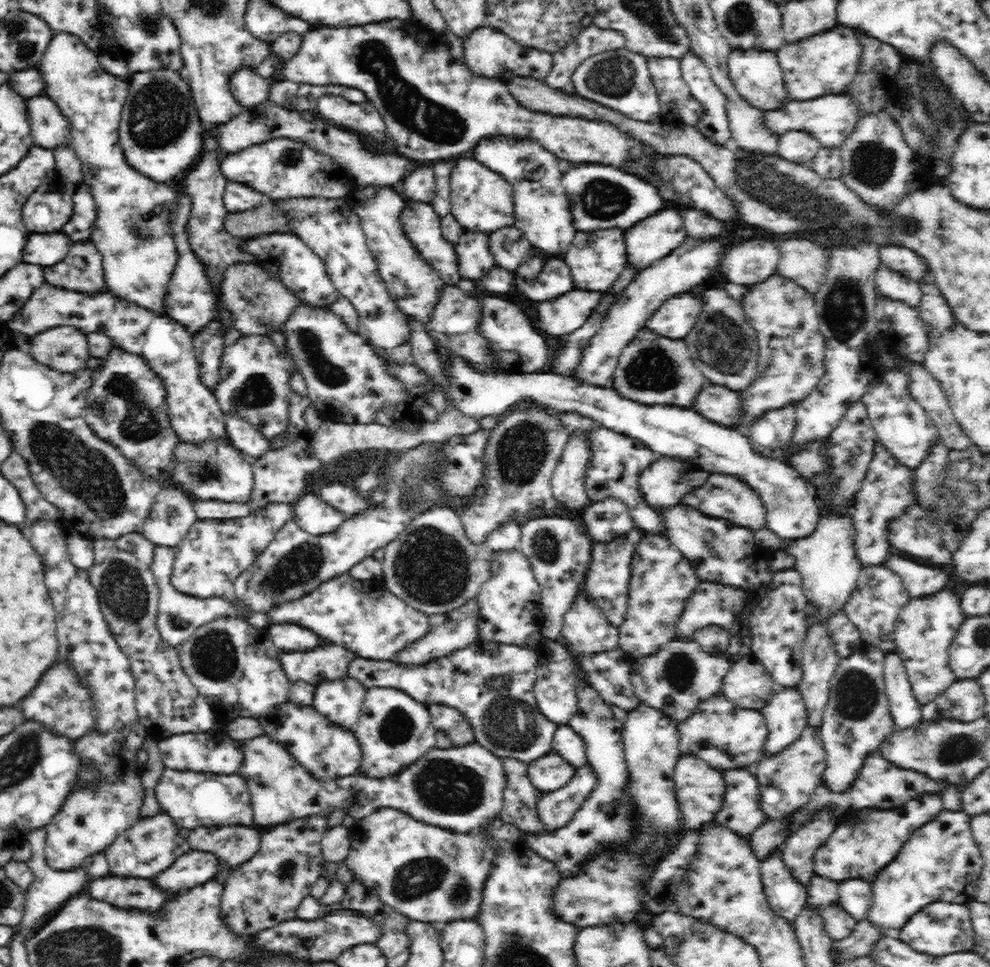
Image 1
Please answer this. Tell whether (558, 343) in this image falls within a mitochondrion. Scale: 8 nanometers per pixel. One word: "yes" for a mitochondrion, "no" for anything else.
no

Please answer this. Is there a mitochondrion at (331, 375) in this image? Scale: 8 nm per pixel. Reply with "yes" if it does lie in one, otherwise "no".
yes

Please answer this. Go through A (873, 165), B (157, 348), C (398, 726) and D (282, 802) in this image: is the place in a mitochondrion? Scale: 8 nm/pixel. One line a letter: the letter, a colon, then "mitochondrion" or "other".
A: mitochondrion
B: other
C: mitochondrion
D: other

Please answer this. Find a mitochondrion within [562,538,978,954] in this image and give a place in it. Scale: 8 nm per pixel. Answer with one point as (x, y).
(857, 693)

